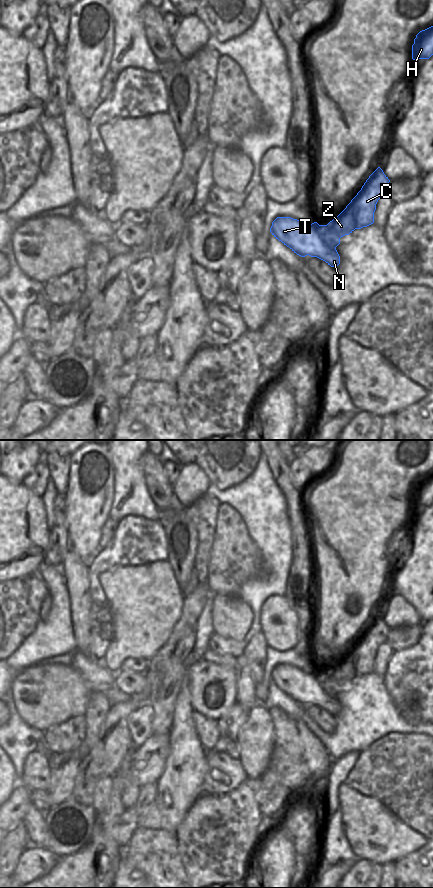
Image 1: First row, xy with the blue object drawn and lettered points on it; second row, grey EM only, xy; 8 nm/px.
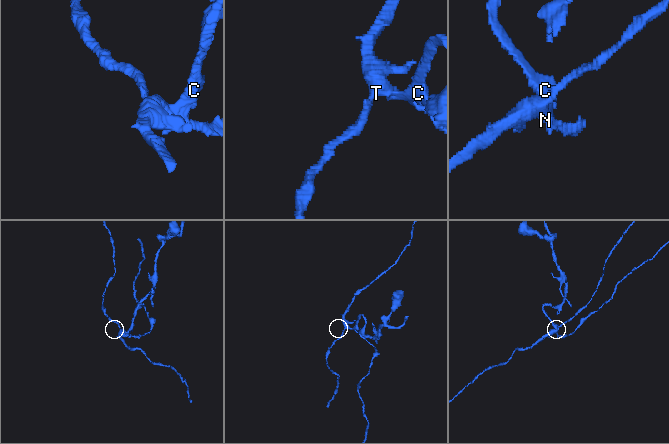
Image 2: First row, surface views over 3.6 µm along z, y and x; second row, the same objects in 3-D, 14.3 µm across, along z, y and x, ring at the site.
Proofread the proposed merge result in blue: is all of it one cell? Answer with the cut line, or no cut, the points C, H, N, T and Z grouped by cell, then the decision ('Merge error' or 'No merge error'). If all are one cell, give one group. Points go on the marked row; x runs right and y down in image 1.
Split along xy (321, 225), (323, 240), (329, 246), (335, 247). Groups: C H Z / N T. Merge error.

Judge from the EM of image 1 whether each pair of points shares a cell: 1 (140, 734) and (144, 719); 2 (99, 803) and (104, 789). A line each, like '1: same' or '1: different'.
1: same
2: same

